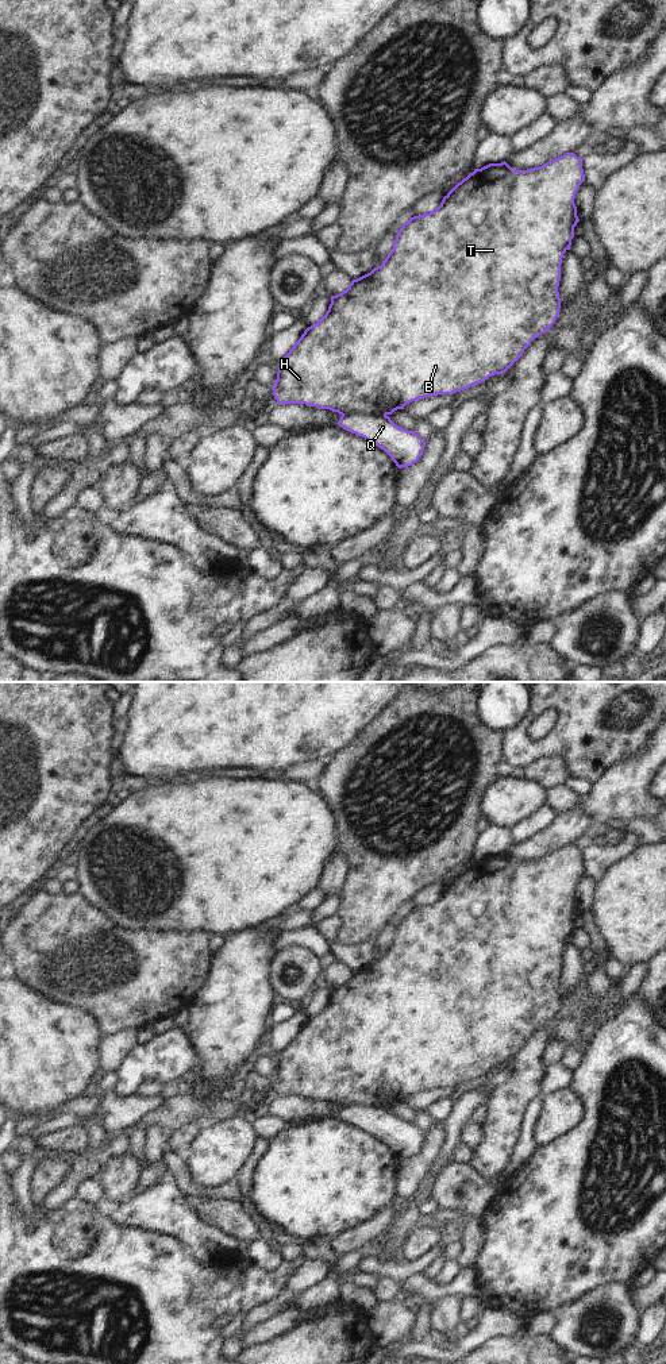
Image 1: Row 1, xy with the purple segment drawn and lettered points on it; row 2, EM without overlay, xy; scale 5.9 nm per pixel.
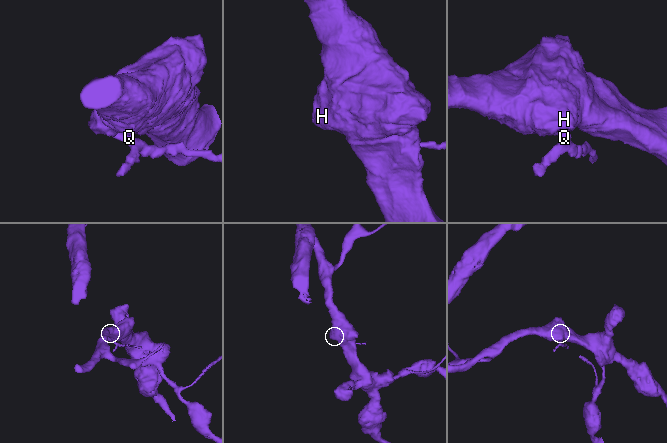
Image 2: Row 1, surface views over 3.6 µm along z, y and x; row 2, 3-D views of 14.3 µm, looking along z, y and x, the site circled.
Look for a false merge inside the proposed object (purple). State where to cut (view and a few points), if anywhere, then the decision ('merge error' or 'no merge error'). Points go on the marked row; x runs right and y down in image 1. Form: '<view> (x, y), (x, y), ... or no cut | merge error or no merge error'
xy (385, 413), (351, 412), (342, 415) | merge error

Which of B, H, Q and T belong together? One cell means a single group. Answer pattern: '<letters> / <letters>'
B H T / Q

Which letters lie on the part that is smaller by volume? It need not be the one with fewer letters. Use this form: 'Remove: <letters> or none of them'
Remove: Q

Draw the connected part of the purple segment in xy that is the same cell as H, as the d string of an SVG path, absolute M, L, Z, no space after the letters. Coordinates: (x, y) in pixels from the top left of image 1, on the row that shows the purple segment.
M574 153L527 170L515 170L505 161L474 169L435 211L403 224L381 266L331 296L326 315L280 361L272 386L277 404L305 404L339 415L392 415L419 398L453 394L505 373L559 315L561 265L580 221L574 197L584 181L582 158Z

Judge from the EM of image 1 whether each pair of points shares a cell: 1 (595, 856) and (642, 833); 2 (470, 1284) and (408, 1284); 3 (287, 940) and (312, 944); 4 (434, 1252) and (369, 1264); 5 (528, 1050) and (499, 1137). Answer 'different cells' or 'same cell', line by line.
1: same cell
2: same cell
3: same cell
4: same cell
5: same cell

